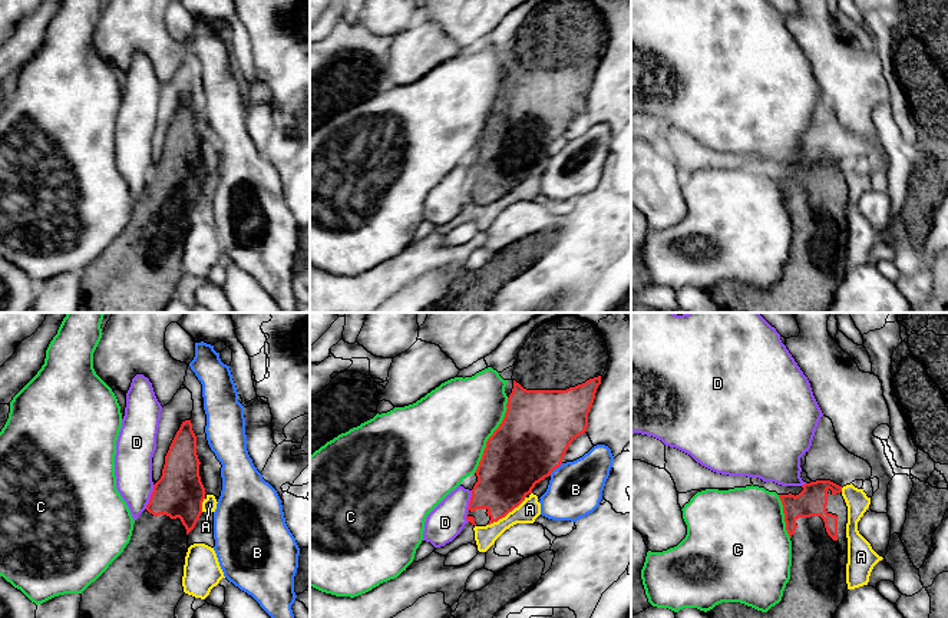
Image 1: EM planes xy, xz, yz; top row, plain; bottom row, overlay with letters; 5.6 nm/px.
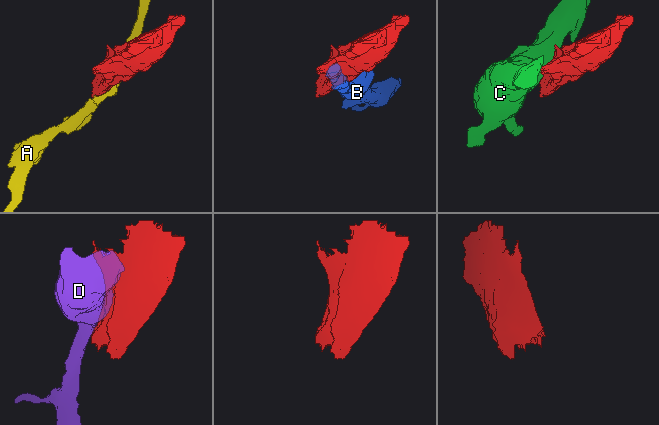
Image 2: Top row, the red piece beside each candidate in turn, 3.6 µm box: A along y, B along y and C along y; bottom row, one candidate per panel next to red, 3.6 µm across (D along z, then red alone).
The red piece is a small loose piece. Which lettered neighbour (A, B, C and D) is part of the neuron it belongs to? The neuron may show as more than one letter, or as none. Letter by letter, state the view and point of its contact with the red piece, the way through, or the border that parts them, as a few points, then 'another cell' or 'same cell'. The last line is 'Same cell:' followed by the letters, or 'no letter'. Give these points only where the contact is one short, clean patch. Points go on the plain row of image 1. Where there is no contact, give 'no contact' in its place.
A: meets red in xz at (506, 192); another cell
B: meets red in xz at (555, 146); another cell
C: meets red in xz at (492, 113); another cell
D: meets red in xy at (151, 175); another cell
Same cell: no letter

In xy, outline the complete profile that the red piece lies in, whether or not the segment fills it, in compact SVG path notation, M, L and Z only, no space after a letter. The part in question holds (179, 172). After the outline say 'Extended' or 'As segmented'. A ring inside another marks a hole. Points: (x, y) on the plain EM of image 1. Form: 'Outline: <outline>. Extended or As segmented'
Outline: M185 99L169 125L162 155L153 165L149 182L133 202L129 222L80 272L79 313L161 313L175 297L175 287L185 272L182 255L188 212L202 192L207 172L199 143L196 115L191 99Z. Extended

